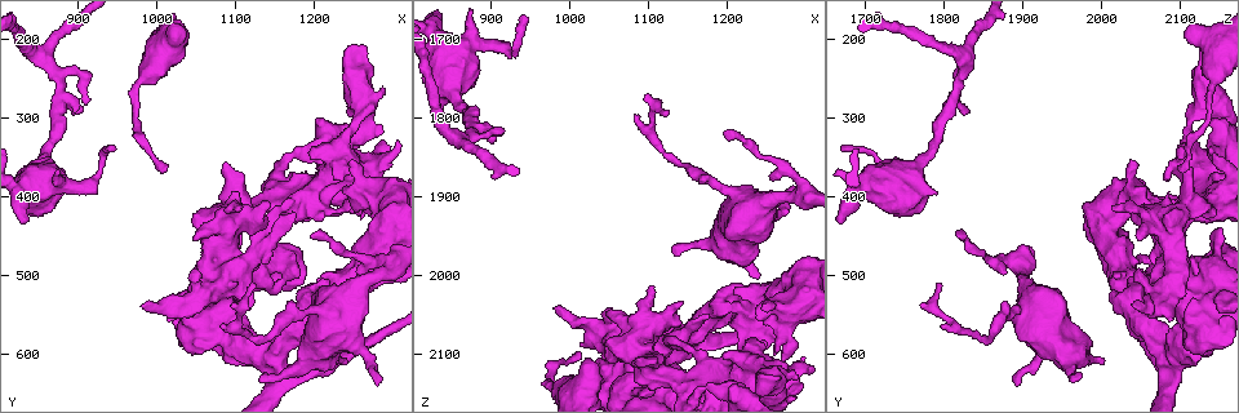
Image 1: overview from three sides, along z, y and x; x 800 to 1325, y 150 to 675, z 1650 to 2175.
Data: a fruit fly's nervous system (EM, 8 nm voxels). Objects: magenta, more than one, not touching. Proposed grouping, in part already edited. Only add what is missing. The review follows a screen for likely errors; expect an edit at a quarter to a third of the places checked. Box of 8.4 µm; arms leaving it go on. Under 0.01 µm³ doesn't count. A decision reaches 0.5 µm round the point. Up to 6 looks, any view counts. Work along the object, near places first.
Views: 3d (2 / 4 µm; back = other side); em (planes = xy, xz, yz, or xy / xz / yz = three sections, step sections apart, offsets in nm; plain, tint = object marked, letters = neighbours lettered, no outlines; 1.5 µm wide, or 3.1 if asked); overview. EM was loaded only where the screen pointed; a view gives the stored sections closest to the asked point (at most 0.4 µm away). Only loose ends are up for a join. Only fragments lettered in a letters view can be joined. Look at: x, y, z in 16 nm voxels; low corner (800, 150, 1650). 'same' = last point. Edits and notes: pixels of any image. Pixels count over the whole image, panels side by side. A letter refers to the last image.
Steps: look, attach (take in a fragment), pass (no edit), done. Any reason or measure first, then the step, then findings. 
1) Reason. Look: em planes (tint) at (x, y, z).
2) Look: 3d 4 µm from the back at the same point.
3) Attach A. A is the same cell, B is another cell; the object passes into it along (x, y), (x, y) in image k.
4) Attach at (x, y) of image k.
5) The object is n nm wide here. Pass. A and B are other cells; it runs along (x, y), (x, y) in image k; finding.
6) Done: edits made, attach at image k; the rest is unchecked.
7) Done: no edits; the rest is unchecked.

Branch stops here. Look: em planes (letters) at (1135, 625, 1975).

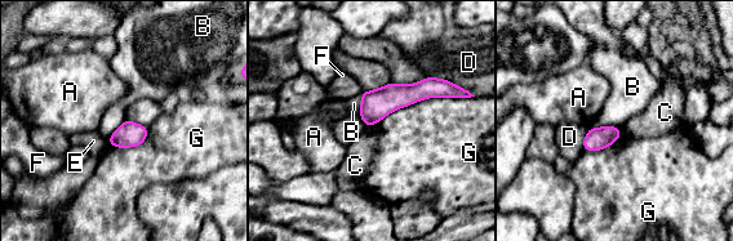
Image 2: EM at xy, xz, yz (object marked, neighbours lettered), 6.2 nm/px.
The object is 140 nm wide here. Pass. A, B, C, D, E, F and G are other cells; it runs along (438, 85), (392, 96), (363, 115) in image 2; no lettered fragment goes on from it.

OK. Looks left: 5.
Look: em xy step 8 (letters) at (1280, 640, 1890).

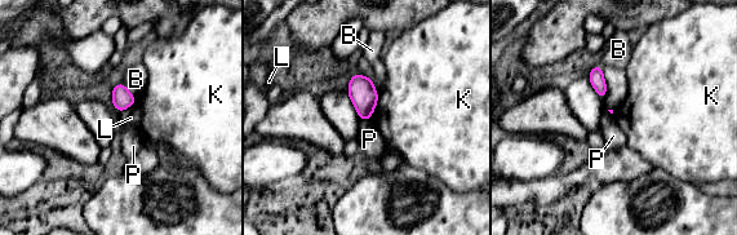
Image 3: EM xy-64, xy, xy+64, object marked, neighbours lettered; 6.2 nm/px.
Another direction. Look: em planes (letters) at the same point.

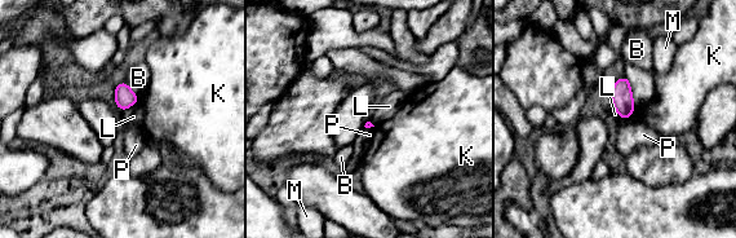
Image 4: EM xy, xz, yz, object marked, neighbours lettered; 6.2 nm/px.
Pass. B, K, L, M and P are other cells; a border runs along (137, 101), (123, 113) in image 4; no lettered fragment goes on from it.

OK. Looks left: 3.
Stops while still wide. Look: 3d 4 µm at (1265, 215, 2135).

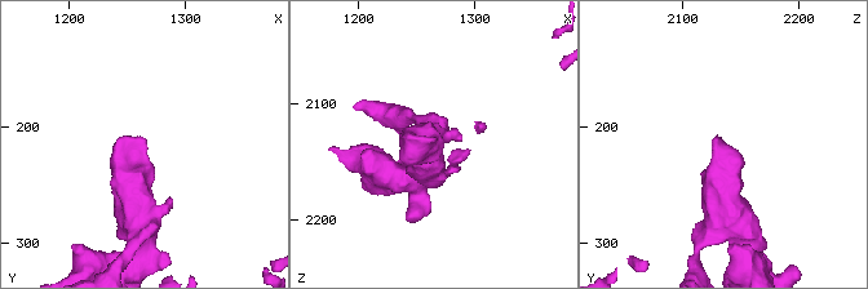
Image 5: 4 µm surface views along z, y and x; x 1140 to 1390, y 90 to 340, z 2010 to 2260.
Look: em planes (letters) at (1266, 210, 2132).

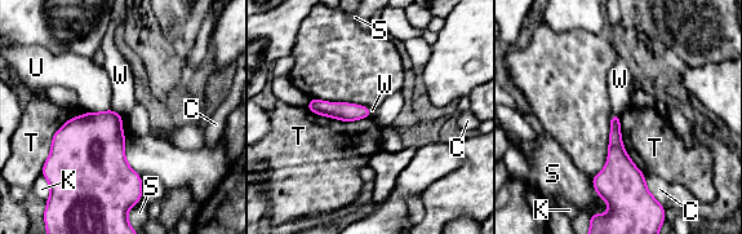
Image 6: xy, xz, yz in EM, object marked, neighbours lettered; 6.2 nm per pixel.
The longest contact is with T, 400 nm. Pass. C, K, S, T, U and W are other cells; none of them fits.

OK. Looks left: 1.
Done: no edits; the rest is unchecked.

